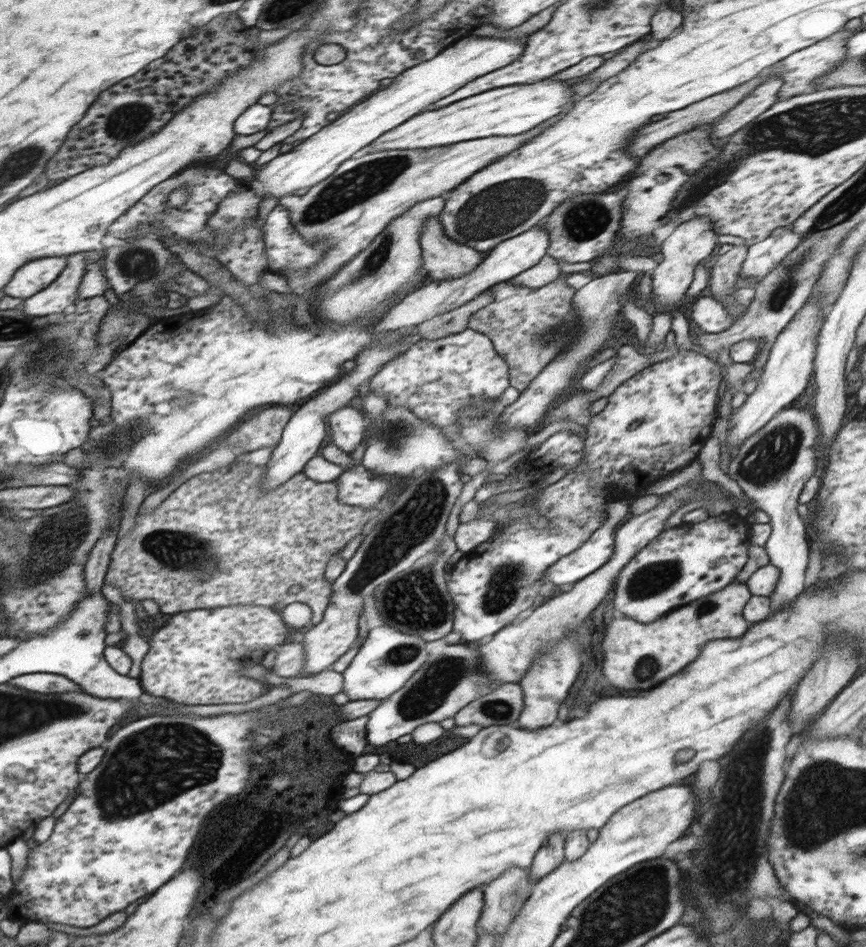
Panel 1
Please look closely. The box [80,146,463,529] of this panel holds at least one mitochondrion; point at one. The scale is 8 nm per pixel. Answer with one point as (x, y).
(369, 178)

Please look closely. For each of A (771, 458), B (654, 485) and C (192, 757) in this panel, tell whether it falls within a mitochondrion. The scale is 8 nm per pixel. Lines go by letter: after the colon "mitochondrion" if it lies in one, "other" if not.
A: mitochondrion
B: other
C: mitochondrion

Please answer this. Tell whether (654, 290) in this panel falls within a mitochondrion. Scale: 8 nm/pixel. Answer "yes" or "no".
no

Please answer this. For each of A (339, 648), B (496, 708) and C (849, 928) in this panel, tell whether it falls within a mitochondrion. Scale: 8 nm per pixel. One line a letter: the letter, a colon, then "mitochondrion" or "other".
A: other
B: mitochondrion
C: other

